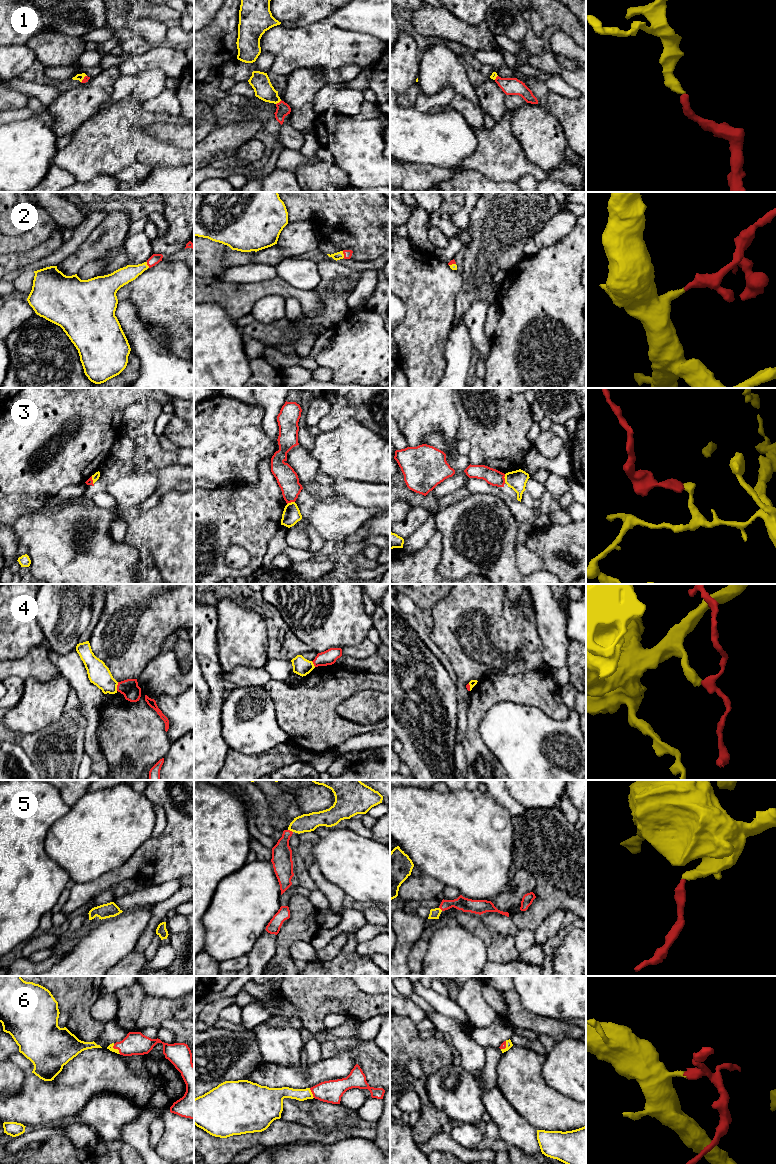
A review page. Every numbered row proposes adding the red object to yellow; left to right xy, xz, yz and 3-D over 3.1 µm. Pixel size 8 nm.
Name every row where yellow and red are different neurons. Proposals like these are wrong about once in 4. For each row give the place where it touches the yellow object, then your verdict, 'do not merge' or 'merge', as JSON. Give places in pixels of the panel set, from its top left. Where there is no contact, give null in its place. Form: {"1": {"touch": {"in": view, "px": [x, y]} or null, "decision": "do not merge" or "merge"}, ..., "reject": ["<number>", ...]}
{"1": {"touch": {"in": "xz", "px": [278, 102]}, "decision": "merge"}, "2": {"touch": {"in": "xz", "px": [343, 254]}, "decision": "merge"}, "3": {"touch": {"in": "yz", "px": [504, 477]}, "decision": "do not merge"}, "4": {"touch": {"in": "xy", "px": [116, 686]}, "decision": "do not merge"}, "5": {"touch": {"in": "xz", "px": [290, 830]}, "decision": "merge"}, "6": {"touch": {"in": "xy", "px": [116, 1049]}, "decision": "merge"}, "reject": ["3", "4"]}

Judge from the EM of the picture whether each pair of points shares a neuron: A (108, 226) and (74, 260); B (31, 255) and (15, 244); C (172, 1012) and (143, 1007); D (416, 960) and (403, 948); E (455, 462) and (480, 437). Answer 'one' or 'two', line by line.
A: one
B: two
C: one
D: two
E: two

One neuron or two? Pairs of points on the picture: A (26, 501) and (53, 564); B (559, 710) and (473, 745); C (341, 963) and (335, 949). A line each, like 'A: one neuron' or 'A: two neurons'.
A: two neurons
B: one neuron
C: two neurons

